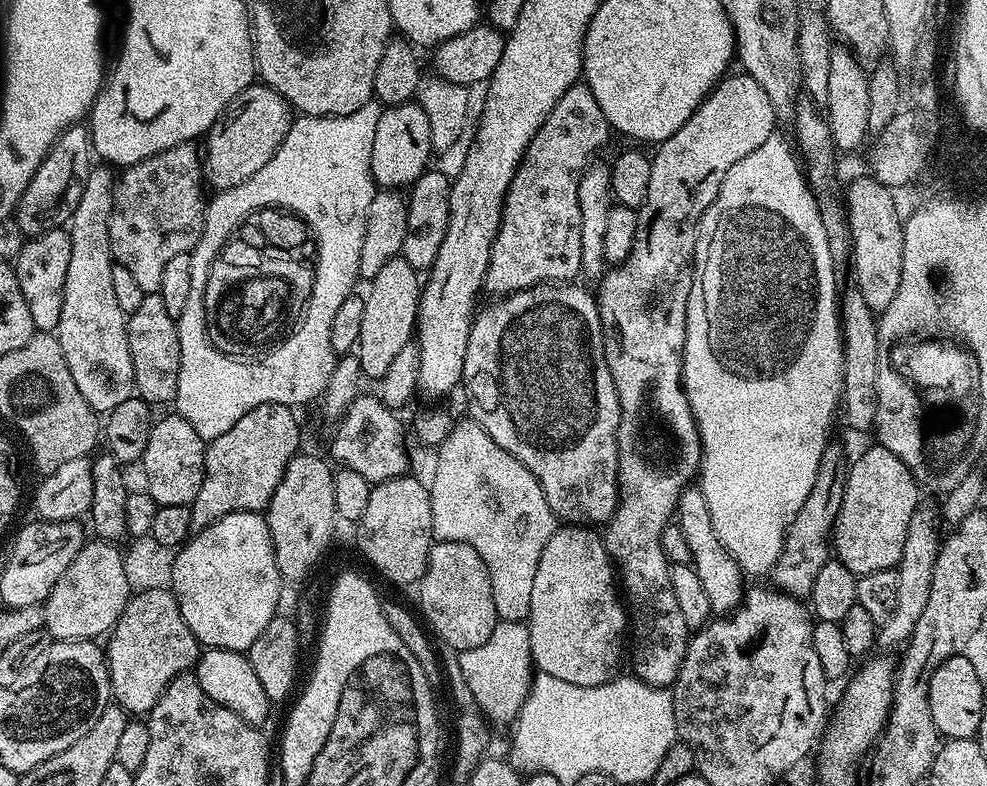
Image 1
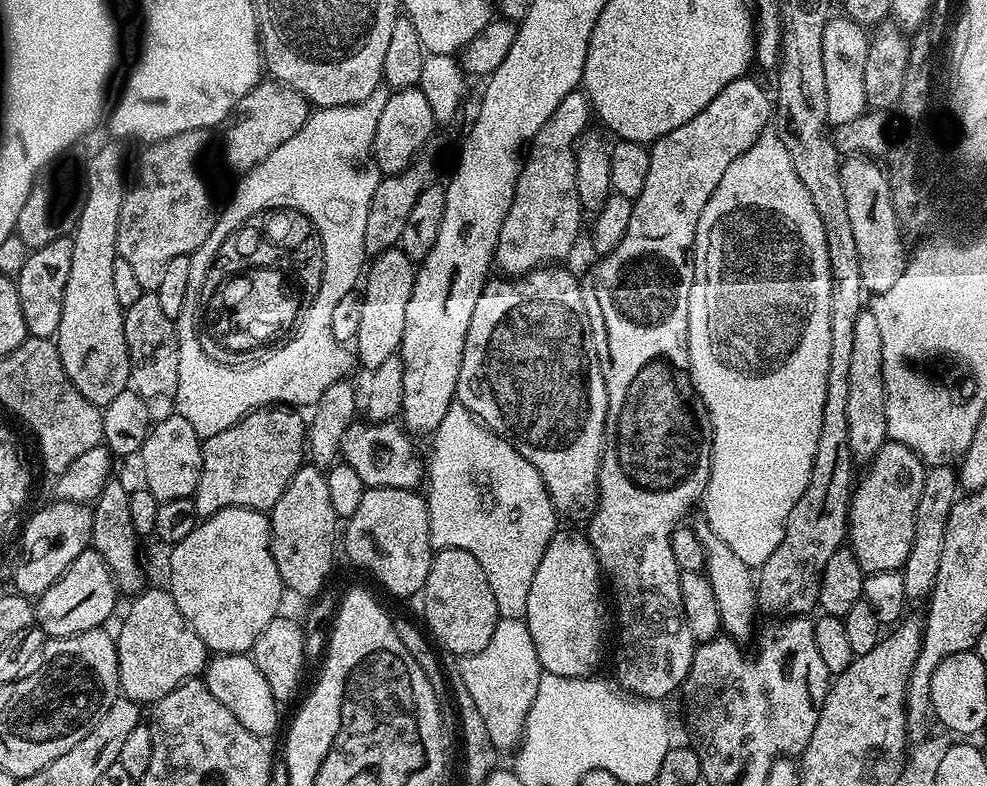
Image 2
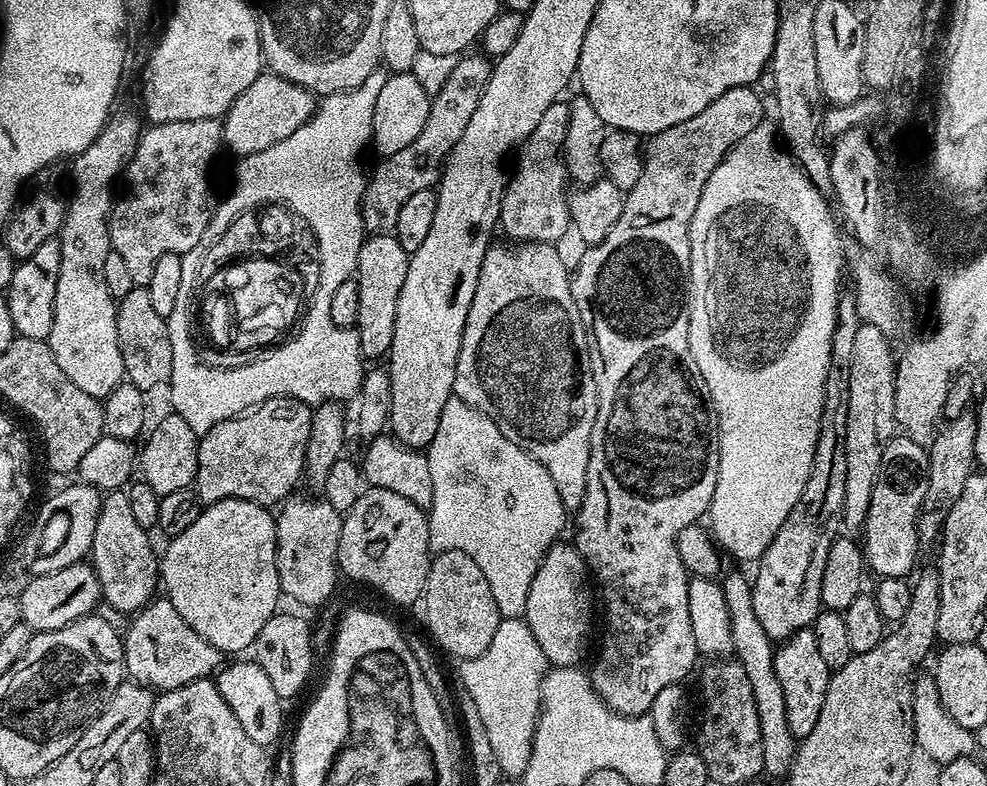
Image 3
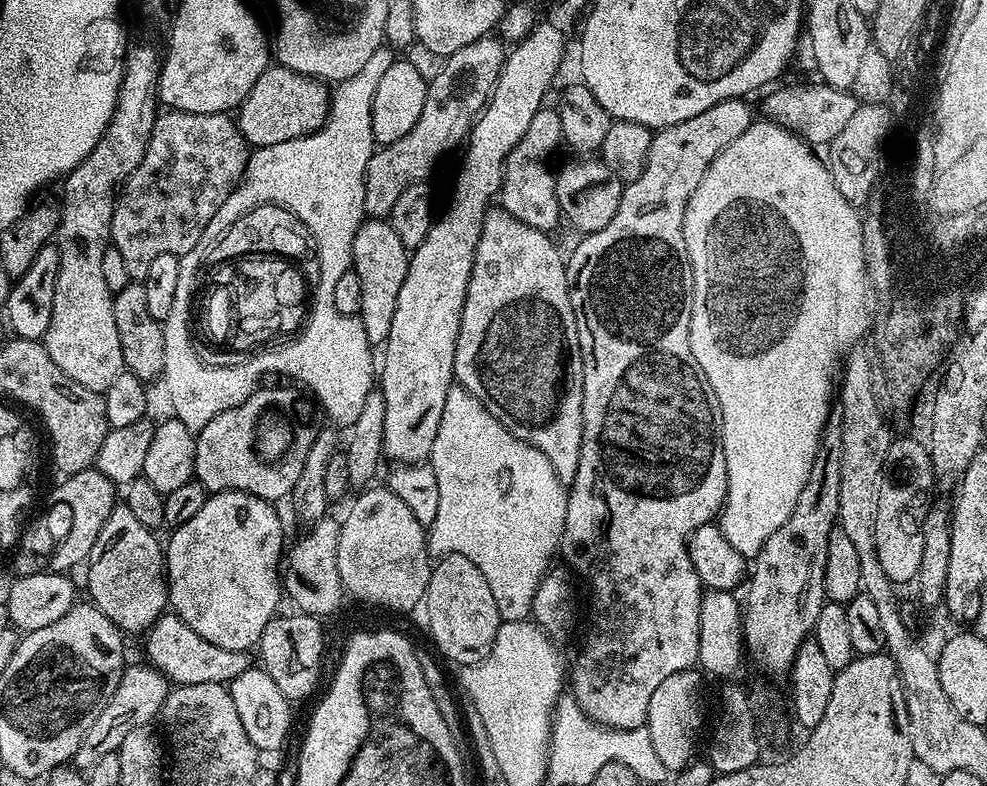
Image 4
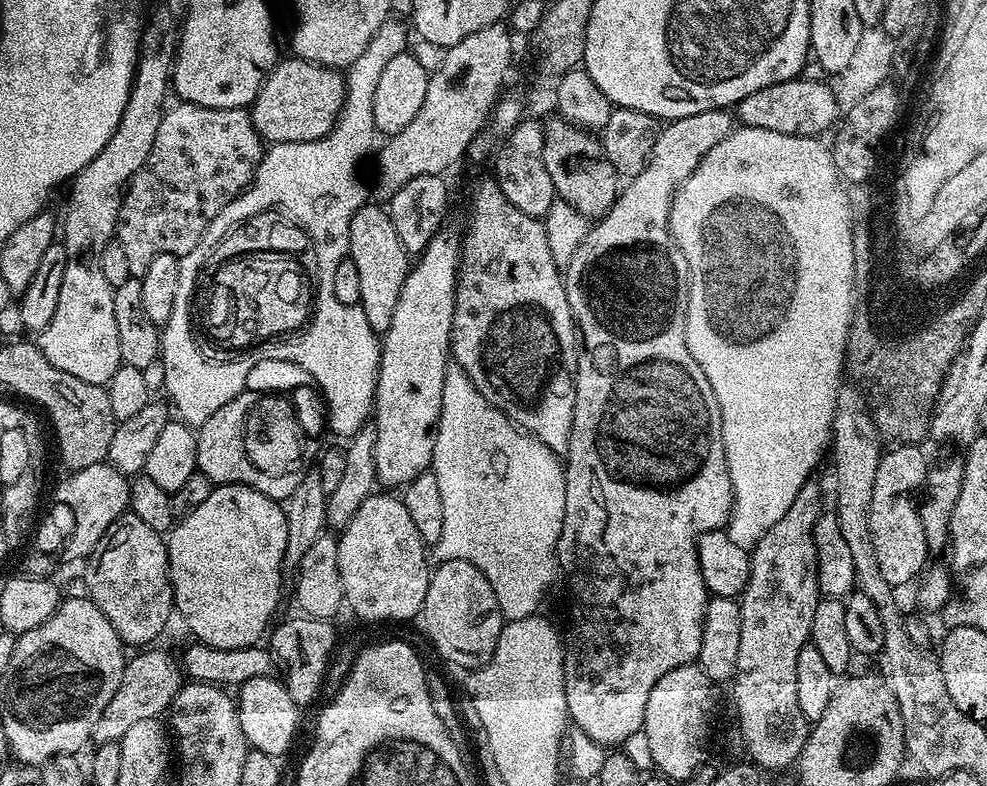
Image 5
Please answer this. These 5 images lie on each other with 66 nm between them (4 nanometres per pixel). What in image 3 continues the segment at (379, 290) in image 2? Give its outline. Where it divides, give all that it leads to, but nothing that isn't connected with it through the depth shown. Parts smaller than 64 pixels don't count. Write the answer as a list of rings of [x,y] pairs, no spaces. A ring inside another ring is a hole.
[[[369,235],[360,247],[354,278],[358,281],[358,318],[355,333],[360,343],[360,354],[365,361],[376,362],[387,357],[390,342],[394,342],[394,318],[398,314],[398,294],[406,282],[409,253],[402,250],[395,235]]]

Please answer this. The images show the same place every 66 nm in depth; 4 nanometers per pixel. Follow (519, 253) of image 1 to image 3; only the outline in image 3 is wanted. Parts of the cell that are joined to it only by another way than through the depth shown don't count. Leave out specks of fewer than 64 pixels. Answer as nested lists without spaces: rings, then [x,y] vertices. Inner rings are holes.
[[[557,102],[542,114],[542,122],[534,126],[518,149],[516,173],[507,177],[500,207],[499,227],[512,242],[560,242],[570,232],[568,195],[570,181],[564,169],[564,139],[570,122],[568,104]]]

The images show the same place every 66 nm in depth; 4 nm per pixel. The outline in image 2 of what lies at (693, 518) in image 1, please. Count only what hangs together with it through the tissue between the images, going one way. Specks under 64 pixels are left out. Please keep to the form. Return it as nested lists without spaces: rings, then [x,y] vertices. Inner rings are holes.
[[[703,518],[697,520],[693,521],[692,527],[704,548],[704,573],[708,577],[717,599],[721,631],[737,643],[745,643],[744,640],[748,639],[751,634],[753,637],[752,624],[756,612],[758,613],[758,586],[753,569],[746,562],[743,562],[742,558],[739,558],[730,546],[726,546],[726,542],[722,542],[714,534],[707,520]]]

